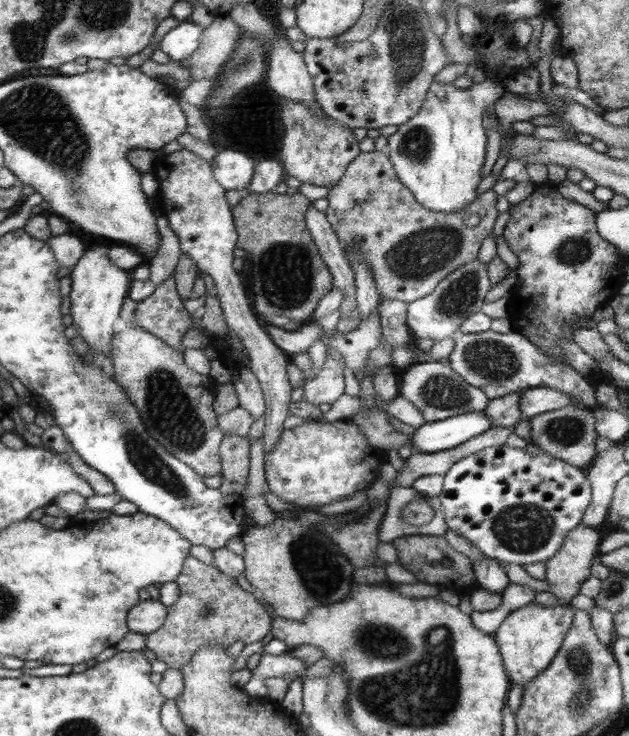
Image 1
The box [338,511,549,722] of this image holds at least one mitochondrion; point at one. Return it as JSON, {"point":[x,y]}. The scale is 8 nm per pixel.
{"point":[444,568]}

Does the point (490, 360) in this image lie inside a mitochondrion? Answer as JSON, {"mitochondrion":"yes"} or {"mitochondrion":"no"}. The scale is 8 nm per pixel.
{"mitochondrion":"yes"}

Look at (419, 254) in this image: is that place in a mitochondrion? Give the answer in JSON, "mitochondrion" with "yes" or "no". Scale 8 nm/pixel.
{"mitochondrion":"yes"}

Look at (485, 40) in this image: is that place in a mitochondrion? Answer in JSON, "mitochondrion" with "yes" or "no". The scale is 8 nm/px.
{"mitochondrion":"no"}

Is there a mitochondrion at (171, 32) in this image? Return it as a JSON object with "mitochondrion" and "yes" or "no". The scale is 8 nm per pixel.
{"mitochondrion":"no"}

